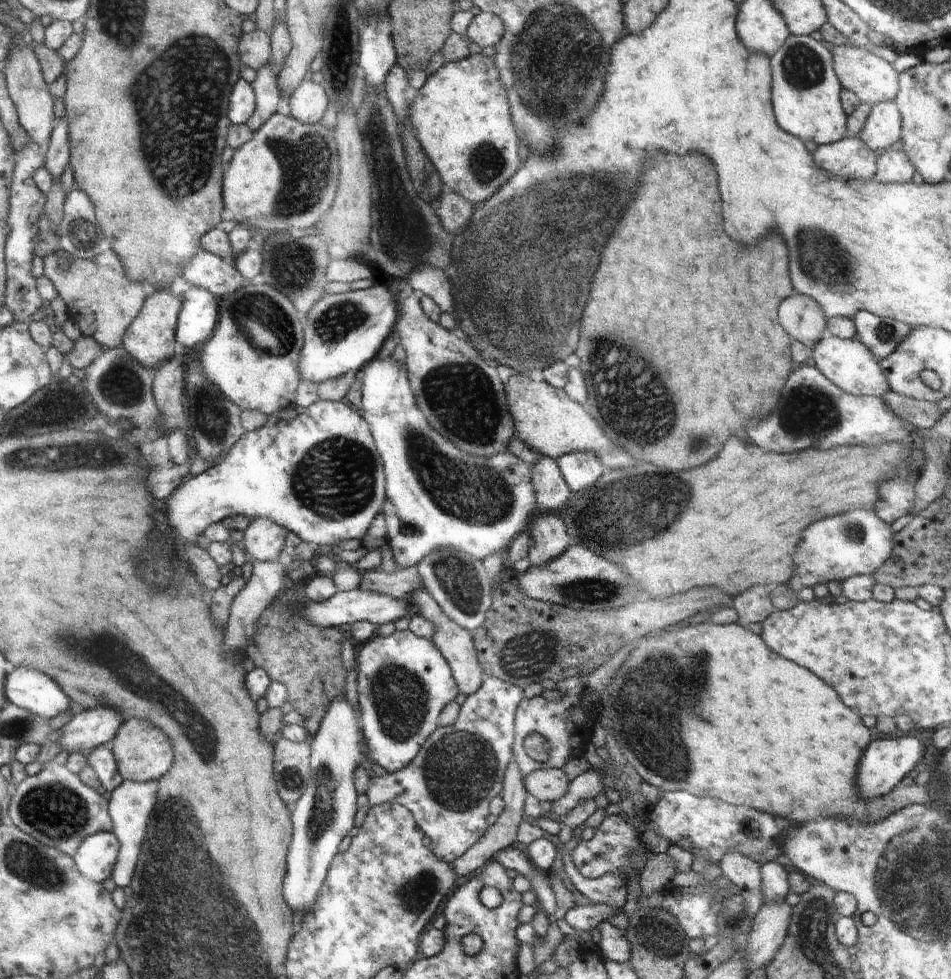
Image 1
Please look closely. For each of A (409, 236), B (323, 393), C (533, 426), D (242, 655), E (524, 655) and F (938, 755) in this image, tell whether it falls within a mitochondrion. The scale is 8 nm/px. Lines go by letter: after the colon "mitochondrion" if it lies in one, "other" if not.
A: mitochondrion
B: other
C: other
D: other
E: mitochondrion
F: other

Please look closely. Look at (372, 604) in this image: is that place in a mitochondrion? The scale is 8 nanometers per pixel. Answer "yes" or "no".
no

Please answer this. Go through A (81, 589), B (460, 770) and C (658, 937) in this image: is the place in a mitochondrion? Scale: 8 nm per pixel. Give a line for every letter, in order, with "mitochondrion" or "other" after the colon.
A: other
B: mitochondrion
C: mitochondrion

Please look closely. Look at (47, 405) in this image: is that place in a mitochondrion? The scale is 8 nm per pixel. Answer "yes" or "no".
no

